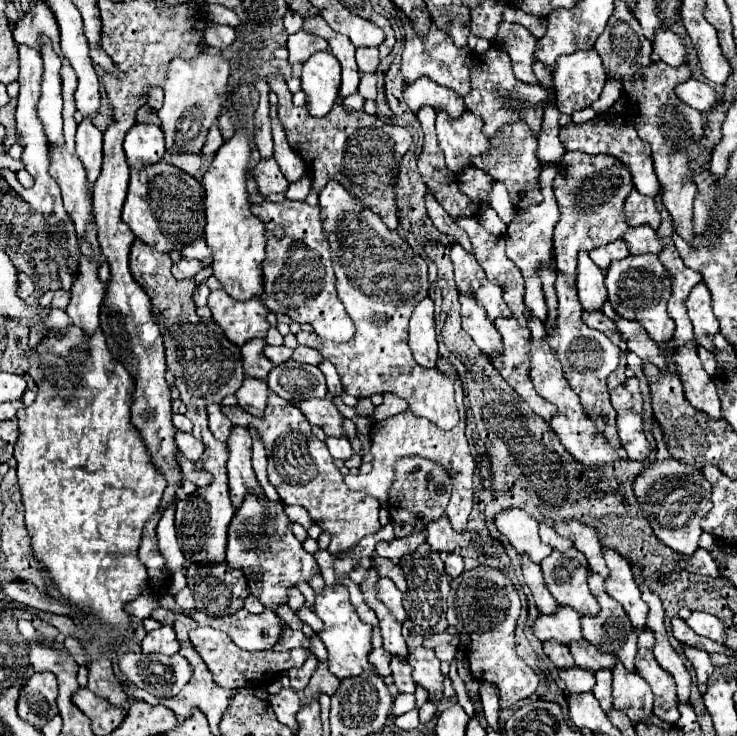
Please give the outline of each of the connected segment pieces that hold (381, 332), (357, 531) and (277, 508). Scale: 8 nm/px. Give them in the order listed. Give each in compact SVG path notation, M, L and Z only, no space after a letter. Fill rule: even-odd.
M330 182L322 190L320 218L324 234L332 246L338 294L356 326L360 312L360 328L356 328L354 340L344 344L322 340L316 332L298 332L298 342L318 350L336 366L346 394L368 398L384 386L384 392L404 398L416 416L428 418L442 430L454 428L458 424L458 408L452 388L454 380L444 376L438 368L420 368L408 348L408 318L418 300L428 294L426 262L420 258L418 268L418 256L398 232L390 232L372 210L364 208L362 202L338 182ZM376 264L380 264L380 292L368 292L370 286L370 290L374 290Z
M270 392L268 406L262 418L250 416L240 406L222 406L222 412L230 418L234 426L258 430L268 454L270 484L280 494L282 504L298 504L306 508L312 522L318 524L322 532L328 532L332 536L328 546L330 554L344 552L346 548L354 546L360 538L374 534L380 528L378 522L380 502L362 492L354 492L344 484L342 480L344 476L334 466L334 458L330 456L326 444L310 432L310 422L302 416L302 412L294 404Z
M254 494L246 496L230 522L226 562L230 568L258 576L256 580L248 580L250 592L270 610L276 610L276 604L286 602L288 586L308 582L312 574L320 572L314 556L304 552L302 544L290 532L290 520L284 514L284 506L272 504L266 496L256 498Z

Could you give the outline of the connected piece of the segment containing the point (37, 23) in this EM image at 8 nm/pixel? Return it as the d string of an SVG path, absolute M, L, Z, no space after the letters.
M38 2L18 22L18 28L14 30L14 40L18 44L30 44L32 48L40 50L40 36L42 34L46 34L52 40L52 46L54 46L56 54L60 54L58 24L56 24L52 12L46 8L46 4Z

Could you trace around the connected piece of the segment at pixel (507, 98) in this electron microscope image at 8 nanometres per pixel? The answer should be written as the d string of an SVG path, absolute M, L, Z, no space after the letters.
M490 48L482 56L476 56L476 64L470 70L470 82L472 90L464 96L464 104L472 114L484 120L482 130L488 138L496 136L506 124L514 122L528 124L530 132L534 132L536 136L542 128L542 116L546 104L554 102L556 98L554 90L548 90L542 84L522 84L520 80L516 80L508 54L498 48Z

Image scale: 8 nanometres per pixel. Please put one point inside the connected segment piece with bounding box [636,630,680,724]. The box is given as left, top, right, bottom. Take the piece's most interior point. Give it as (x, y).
(666, 704)

